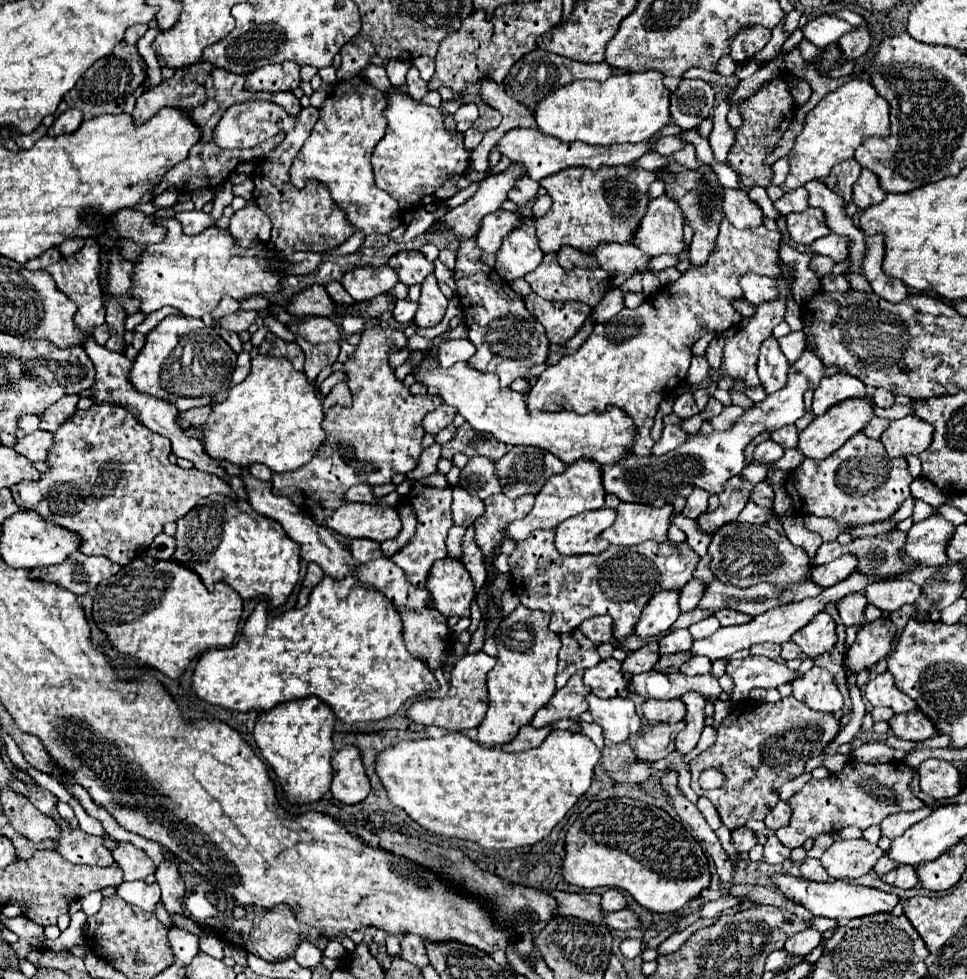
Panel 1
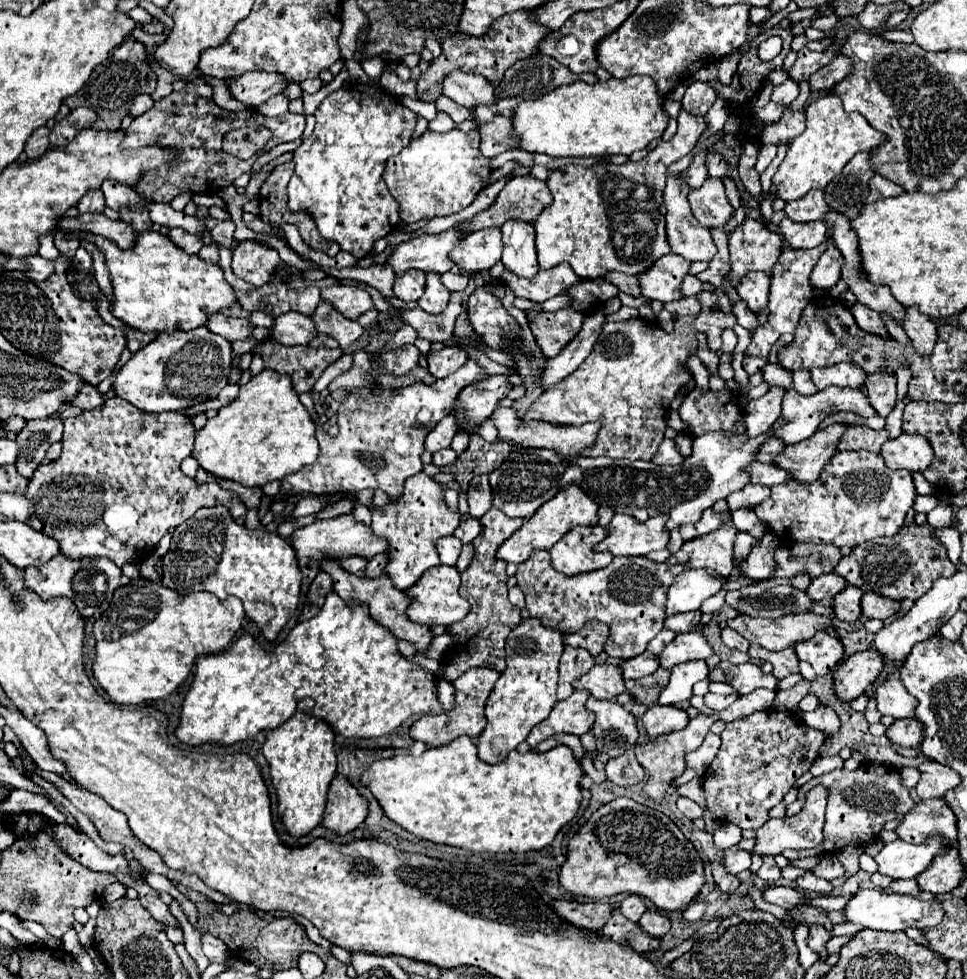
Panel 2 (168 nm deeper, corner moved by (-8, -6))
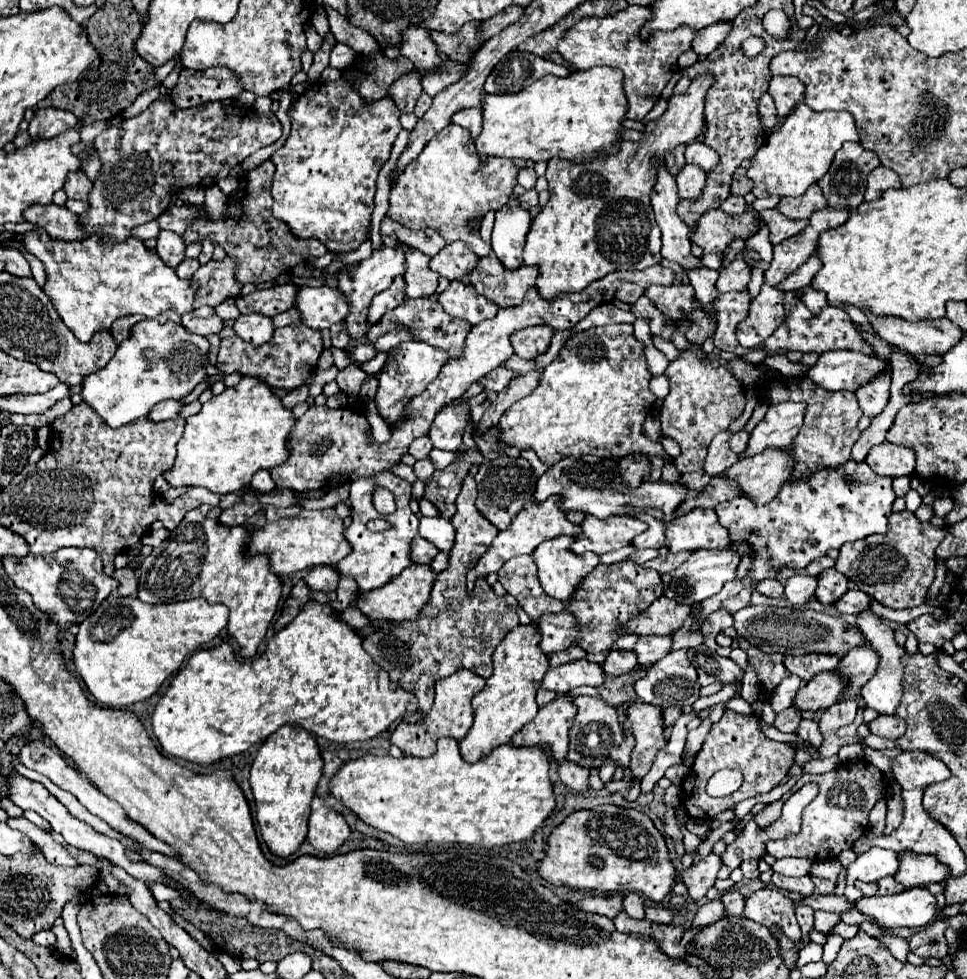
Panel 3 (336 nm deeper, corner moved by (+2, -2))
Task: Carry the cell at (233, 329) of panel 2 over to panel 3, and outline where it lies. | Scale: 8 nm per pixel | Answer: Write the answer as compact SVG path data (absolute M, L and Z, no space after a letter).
M199 307L199 309L193 309L191 313L185 313L185 317L181 317L181 325L189 333L195 333L201 337L219 333L223 329L221 317L217 317L215 309L211 309L211 307Z

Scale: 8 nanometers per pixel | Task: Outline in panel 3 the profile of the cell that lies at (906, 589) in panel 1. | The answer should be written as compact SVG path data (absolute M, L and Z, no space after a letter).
M849 589L839 601L835 601L835 607L839 613L861 613L861 609L867 609L869 595L861 593L859 589Z

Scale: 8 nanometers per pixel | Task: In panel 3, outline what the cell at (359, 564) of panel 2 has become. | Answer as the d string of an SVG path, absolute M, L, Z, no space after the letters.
M319 565L319 567L313 567L303 579L305 579L305 583L311 591L329 593L329 591L337 589L337 583L339 583L341 577L337 577L337 571L333 567Z

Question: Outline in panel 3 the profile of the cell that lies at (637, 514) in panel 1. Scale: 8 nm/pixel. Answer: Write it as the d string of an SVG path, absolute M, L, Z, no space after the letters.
M611 515L607 519L585 517L581 523L581 535L575 537L569 551L581 555L593 551L597 555L621 549L631 543L631 539L647 529L643 521L629 515Z

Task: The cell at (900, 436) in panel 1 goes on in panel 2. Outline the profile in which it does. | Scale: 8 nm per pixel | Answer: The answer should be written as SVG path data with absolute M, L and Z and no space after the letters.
M901 433L899 437L883 443L881 457L891 469L925 471L933 461L933 449L927 437Z

